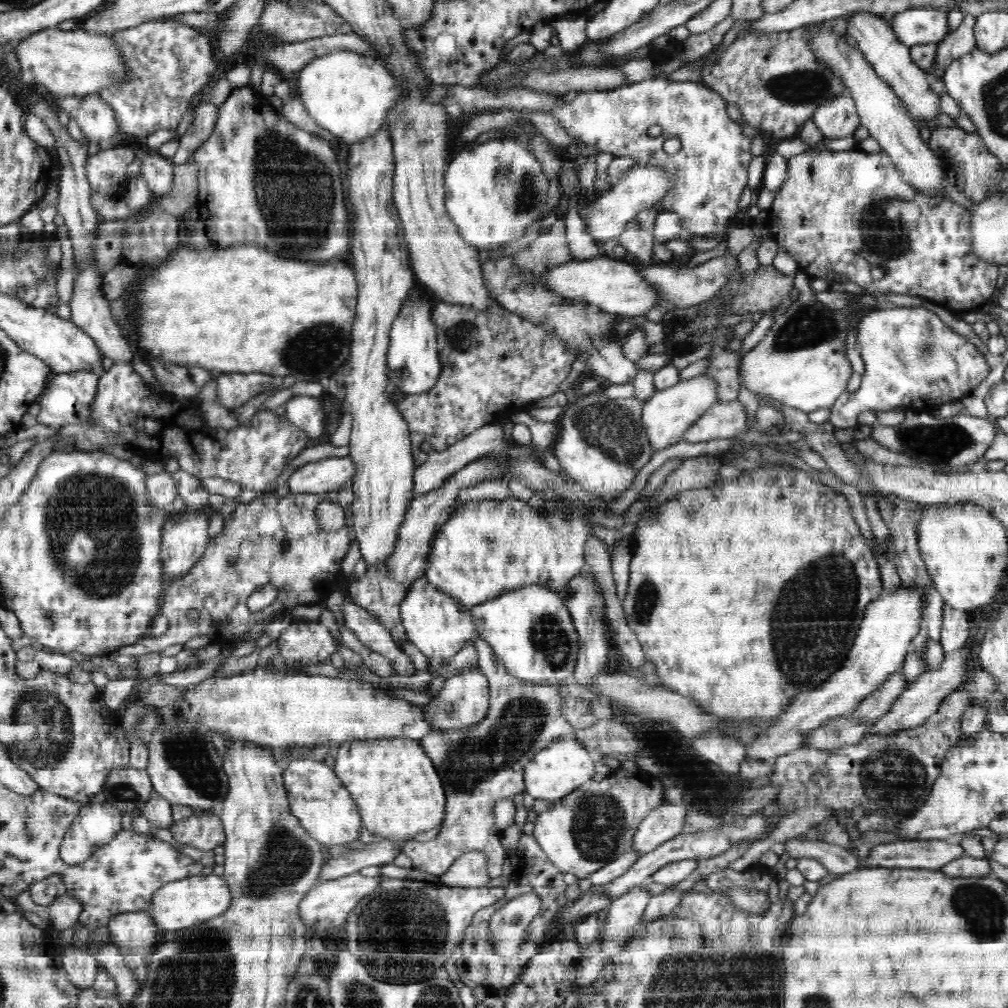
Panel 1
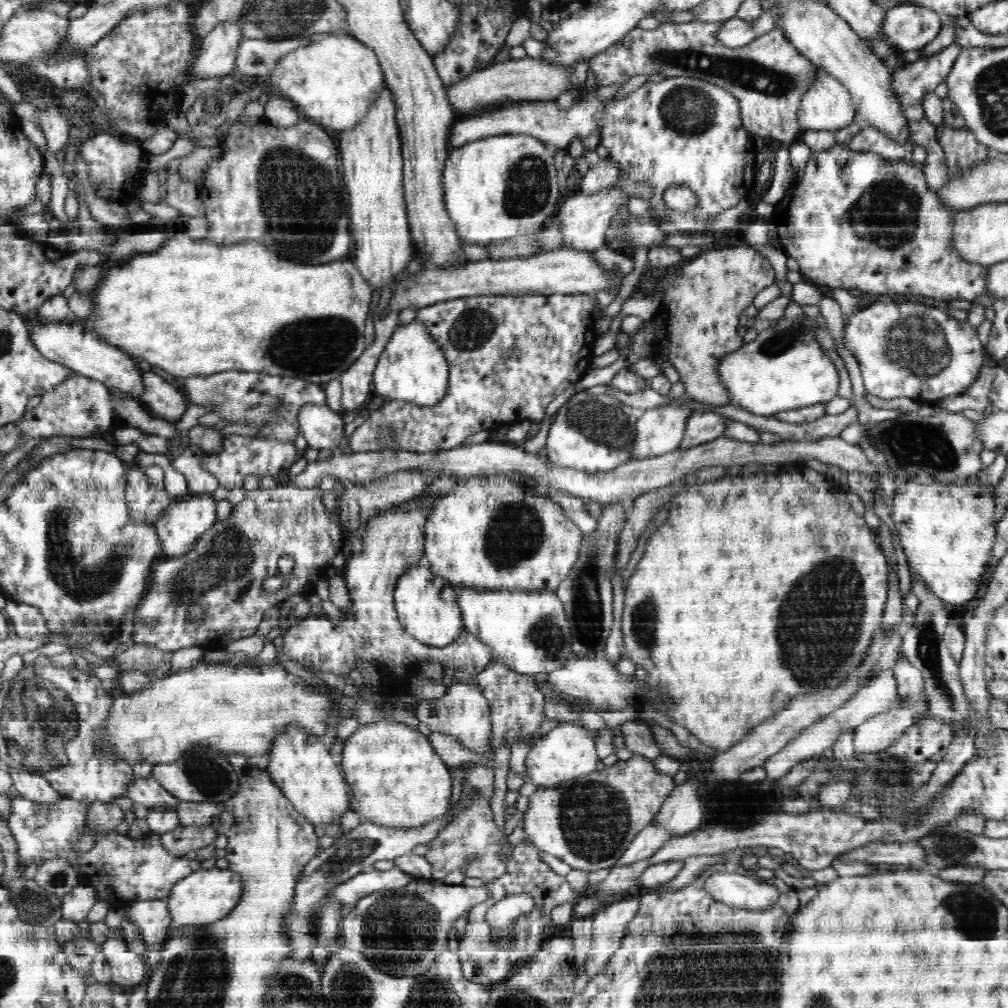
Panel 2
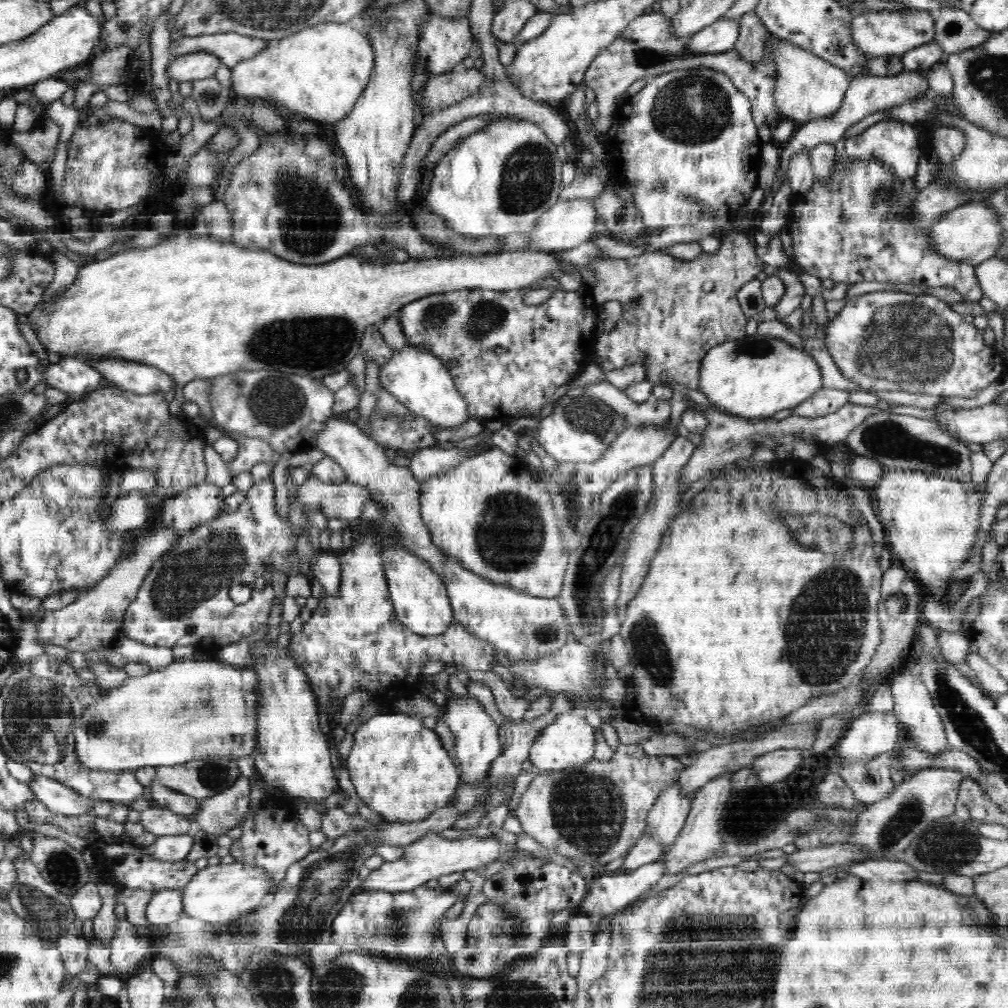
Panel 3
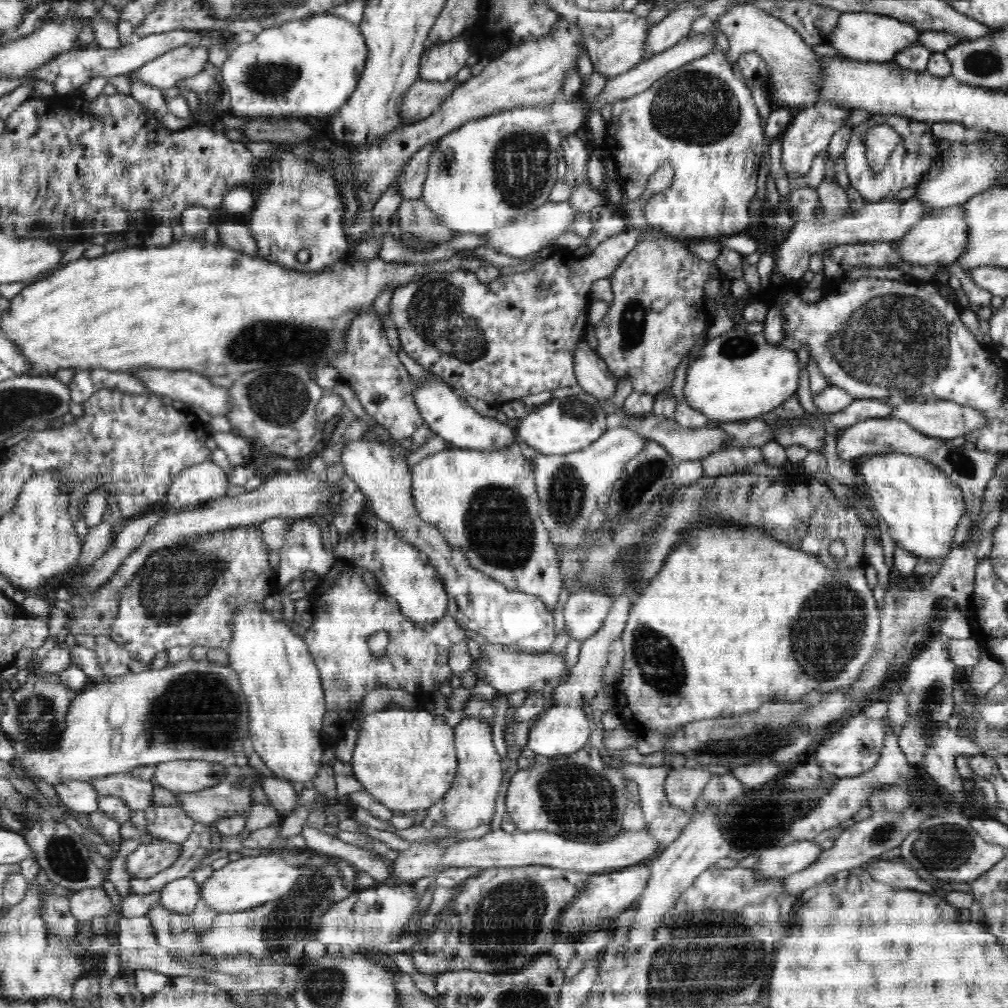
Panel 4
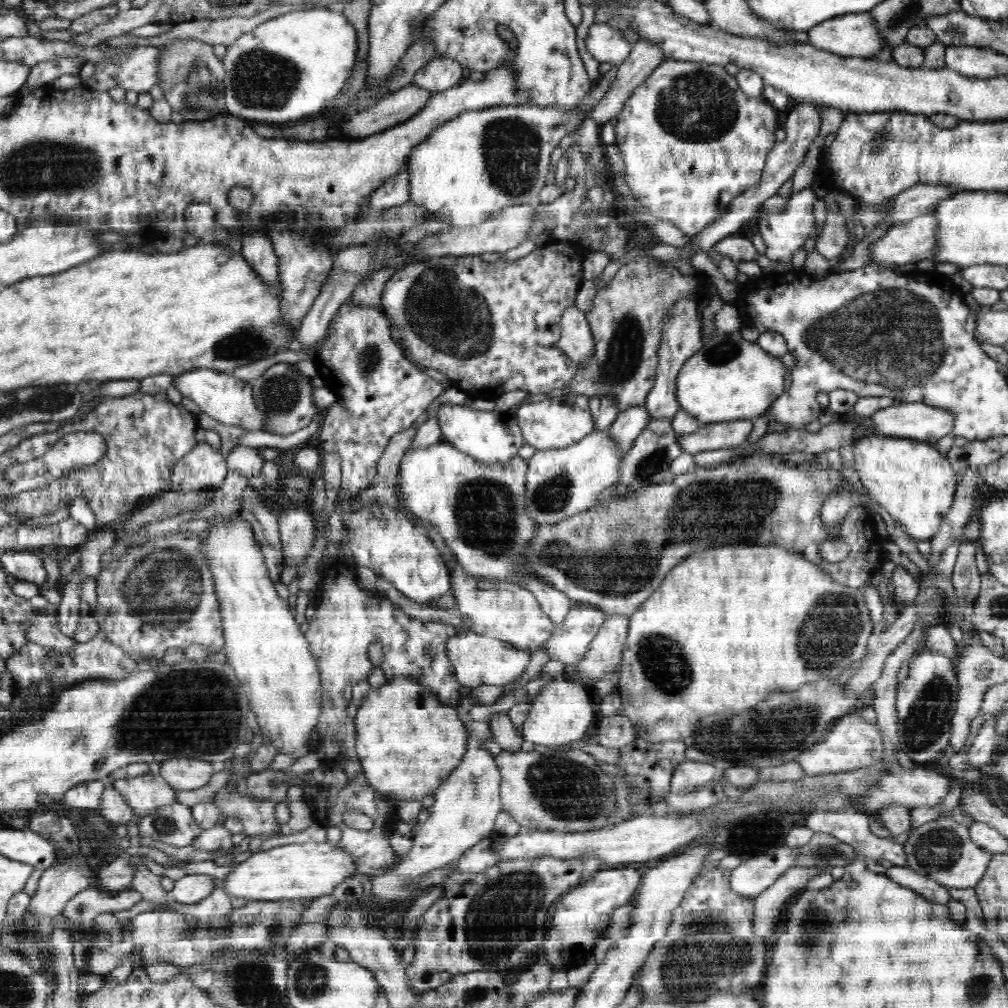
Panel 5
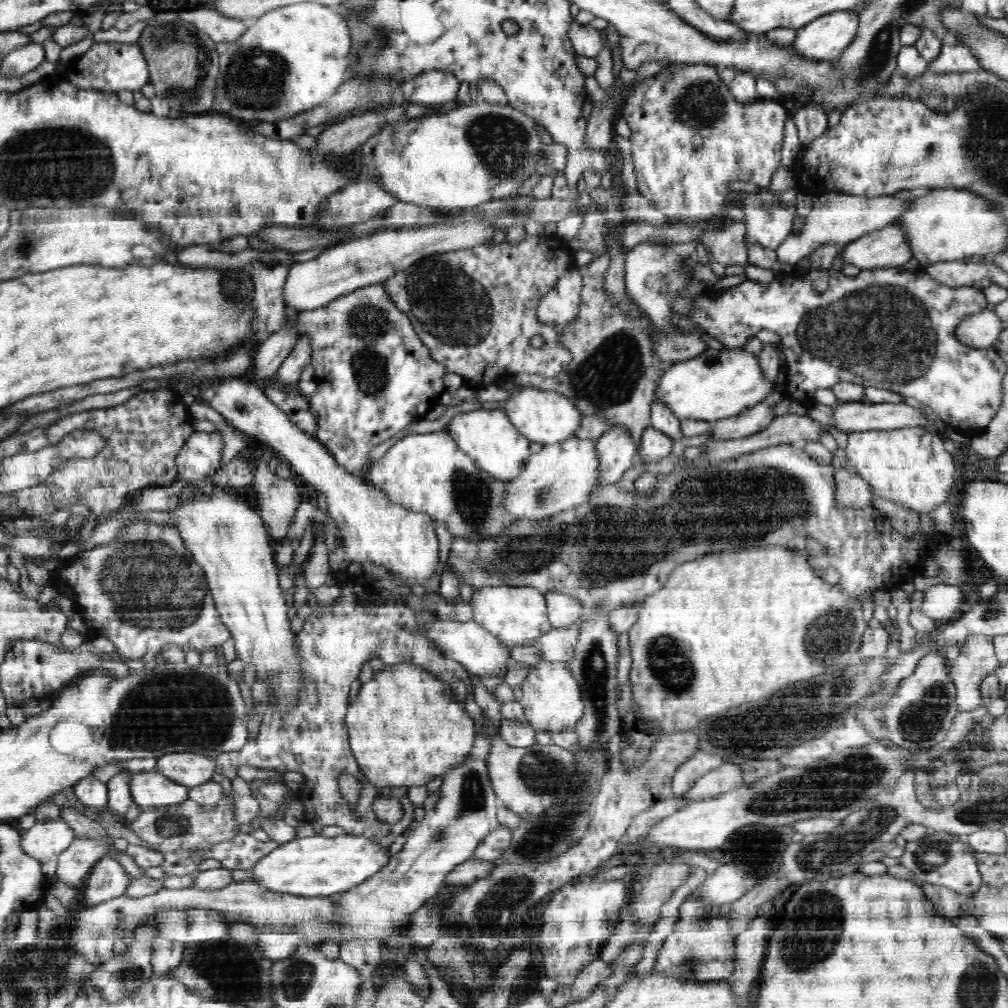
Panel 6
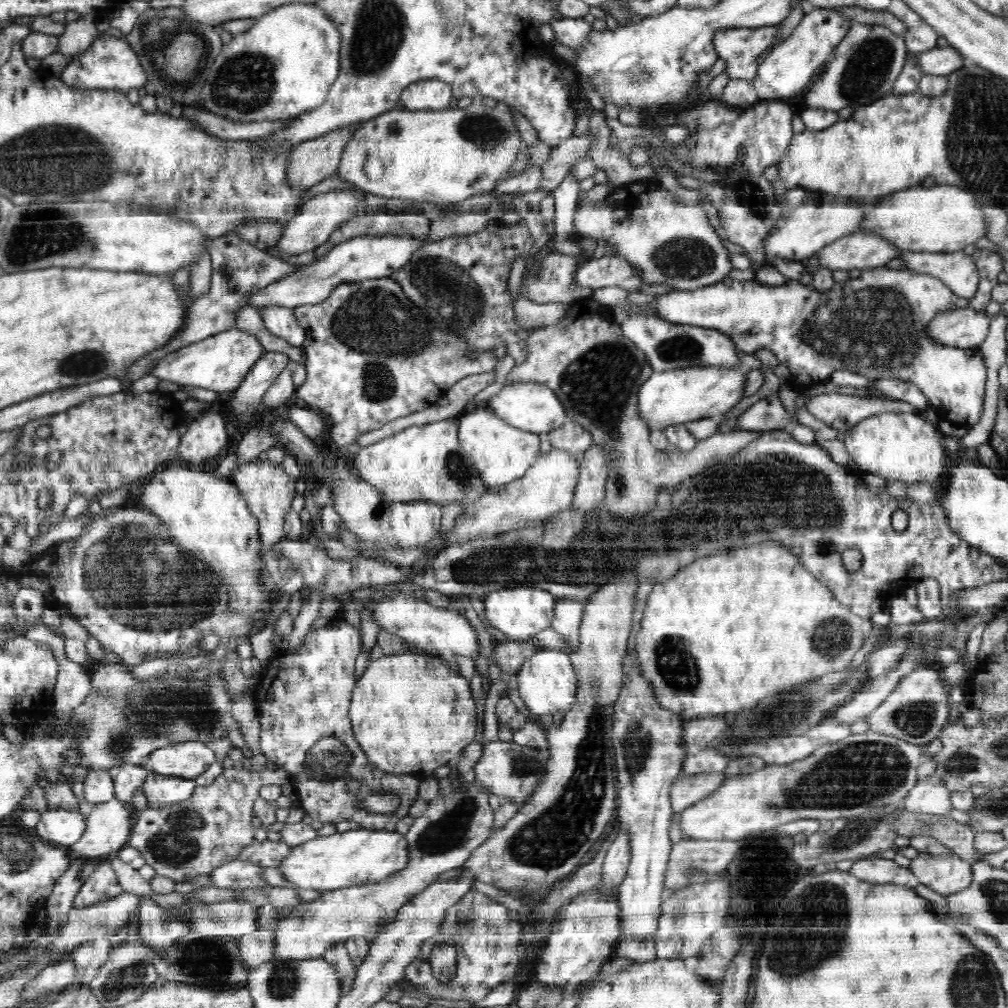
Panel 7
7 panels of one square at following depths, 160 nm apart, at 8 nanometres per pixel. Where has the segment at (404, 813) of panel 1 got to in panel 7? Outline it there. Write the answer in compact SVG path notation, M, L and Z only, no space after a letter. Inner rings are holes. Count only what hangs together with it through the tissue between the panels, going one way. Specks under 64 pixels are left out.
M390 653L370 661L358 682L354 683L349 717L354 736L373 768L388 774L433 774L433 771L458 758L470 746L478 732L477 705L473 688L463 675L428 654Z

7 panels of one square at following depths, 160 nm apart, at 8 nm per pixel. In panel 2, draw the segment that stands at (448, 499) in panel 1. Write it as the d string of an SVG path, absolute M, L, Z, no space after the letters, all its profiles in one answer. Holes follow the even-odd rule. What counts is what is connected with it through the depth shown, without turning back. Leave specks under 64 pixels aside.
M432 493L430 496L412 498L399 503L388 513L374 515L368 520L360 545L342 570L352 599L351 612L346 613L346 618L341 623L333 624L326 616L310 616L300 619L296 626L291 626L282 636L283 652L290 661L308 670L321 670L348 677L349 672L355 669L358 659L374 665L383 675L385 666L388 666L388 670L405 672L406 666L416 664L420 658L424 658L426 662L434 660L442 666L468 672L474 678L487 664L496 661L492 648L466 630L444 648L428 647L406 633L397 618L394 602L397 583L408 569L424 561L424 528L439 496Z

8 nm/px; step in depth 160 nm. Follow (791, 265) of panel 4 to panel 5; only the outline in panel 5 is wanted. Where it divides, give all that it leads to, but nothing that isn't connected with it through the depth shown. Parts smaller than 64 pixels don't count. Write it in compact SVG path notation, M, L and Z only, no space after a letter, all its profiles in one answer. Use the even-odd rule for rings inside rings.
M811 187L792 193L788 207L782 212L776 214L762 214L758 218L758 228L766 244L765 255L772 262L791 262L792 256L804 246L808 236L816 238L816 223L813 216L814 202L817 201L818 195Z

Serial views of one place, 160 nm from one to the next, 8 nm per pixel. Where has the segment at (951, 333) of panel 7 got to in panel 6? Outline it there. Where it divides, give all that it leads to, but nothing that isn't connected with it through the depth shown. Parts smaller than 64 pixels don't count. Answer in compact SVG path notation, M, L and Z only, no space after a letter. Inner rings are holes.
M984 309L966 316L954 330L954 337L968 347L989 348L994 346L1003 329L1004 325L995 311Z

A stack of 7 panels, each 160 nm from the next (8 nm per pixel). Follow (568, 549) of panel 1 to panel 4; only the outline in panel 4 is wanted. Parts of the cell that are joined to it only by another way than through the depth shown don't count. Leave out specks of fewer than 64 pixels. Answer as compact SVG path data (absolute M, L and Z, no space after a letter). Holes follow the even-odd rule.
M518 442L493 451L451 447L423 458L413 466L412 497L418 516L435 526L447 544L466 556L472 568L503 583L510 591L536 596L554 614L564 587L561 560L540 518L533 460L522 455Z

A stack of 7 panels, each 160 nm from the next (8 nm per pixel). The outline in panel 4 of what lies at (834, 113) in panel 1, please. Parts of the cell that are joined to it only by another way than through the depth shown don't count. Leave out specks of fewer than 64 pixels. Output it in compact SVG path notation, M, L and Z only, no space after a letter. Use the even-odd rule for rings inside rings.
M754 2L729 8L729 11L716 22L729 41L729 53L726 58L731 66L736 66L738 57L745 52L758 53L769 65L772 90L776 91L773 99L774 108L802 110L821 103L821 91L825 80L821 60L814 53L814 49L806 44L791 26L766 14Z

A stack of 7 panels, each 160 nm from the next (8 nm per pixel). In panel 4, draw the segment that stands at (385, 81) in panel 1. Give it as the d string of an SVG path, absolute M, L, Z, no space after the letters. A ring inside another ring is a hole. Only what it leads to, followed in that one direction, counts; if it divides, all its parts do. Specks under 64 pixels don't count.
M315 14L310 18L302 18L302 20L290 20L282 24L282 26L276 26L274 28L266 28L258 34L252 34L251 32L241 31L236 36L240 40L240 44L236 48L228 48L228 60L222 65L222 77L230 98L231 112L233 115L244 117L246 119L251 118L288 118L294 116L315 116L315 117L332 117L340 108L348 102L350 96L356 91L356 86L364 73L366 66L366 56L368 49L366 48L366 41L364 40L362 31L358 24L348 22L345 18L336 16L334 14Z

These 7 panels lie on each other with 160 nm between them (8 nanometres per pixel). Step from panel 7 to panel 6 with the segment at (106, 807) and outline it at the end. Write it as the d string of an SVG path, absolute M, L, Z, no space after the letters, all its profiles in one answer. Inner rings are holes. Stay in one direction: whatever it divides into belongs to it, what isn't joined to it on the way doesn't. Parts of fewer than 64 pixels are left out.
M75 838L72 844L59 854L53 878L70 888L81 890L90 870L105 856L108 847L105 840Z

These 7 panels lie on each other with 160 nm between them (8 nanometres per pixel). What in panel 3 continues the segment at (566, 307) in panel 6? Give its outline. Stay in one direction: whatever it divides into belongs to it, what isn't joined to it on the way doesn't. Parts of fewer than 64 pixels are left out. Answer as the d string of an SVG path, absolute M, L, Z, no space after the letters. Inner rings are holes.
M608 380L588 384L583 388L583 394L604 401L614 411L618 412L618 415L626 419L626 423L632 426L667 425L670 416L672 416L672 402L670 399L660 400L650 395L648 400L635 403L623 390L616 388Z

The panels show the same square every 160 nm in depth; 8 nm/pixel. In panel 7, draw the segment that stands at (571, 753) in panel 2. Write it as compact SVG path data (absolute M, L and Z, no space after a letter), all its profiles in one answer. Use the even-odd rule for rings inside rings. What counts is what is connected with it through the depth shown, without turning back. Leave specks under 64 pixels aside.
M539 648L532 653L530 657L522 662L522 668L515 674L515 688L519 690L520 699L527 706L530 712L537 716L542 714L556 714L556 712L567 712L570 706L574 704L577 696L577 672L574 670L570 655L558 650Z

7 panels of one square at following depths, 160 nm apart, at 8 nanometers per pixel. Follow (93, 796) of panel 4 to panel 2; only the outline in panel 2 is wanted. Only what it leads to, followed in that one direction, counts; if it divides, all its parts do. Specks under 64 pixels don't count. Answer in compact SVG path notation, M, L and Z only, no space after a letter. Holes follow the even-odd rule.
M12 767L7 770L7 773L11 776L14 788L25 799L48 804L54 804L60 799L64 799L64 796L45 779L43 774L13 769Z

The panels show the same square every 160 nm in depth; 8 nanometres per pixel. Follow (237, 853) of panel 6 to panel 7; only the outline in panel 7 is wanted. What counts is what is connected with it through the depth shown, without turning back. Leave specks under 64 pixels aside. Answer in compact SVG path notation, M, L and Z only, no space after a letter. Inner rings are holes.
M266 839L265 842L252 844L246 850L242 850L237 859L264 867L278 867L282 860L290 854L291 848L292 846L282 840L270 841Z

